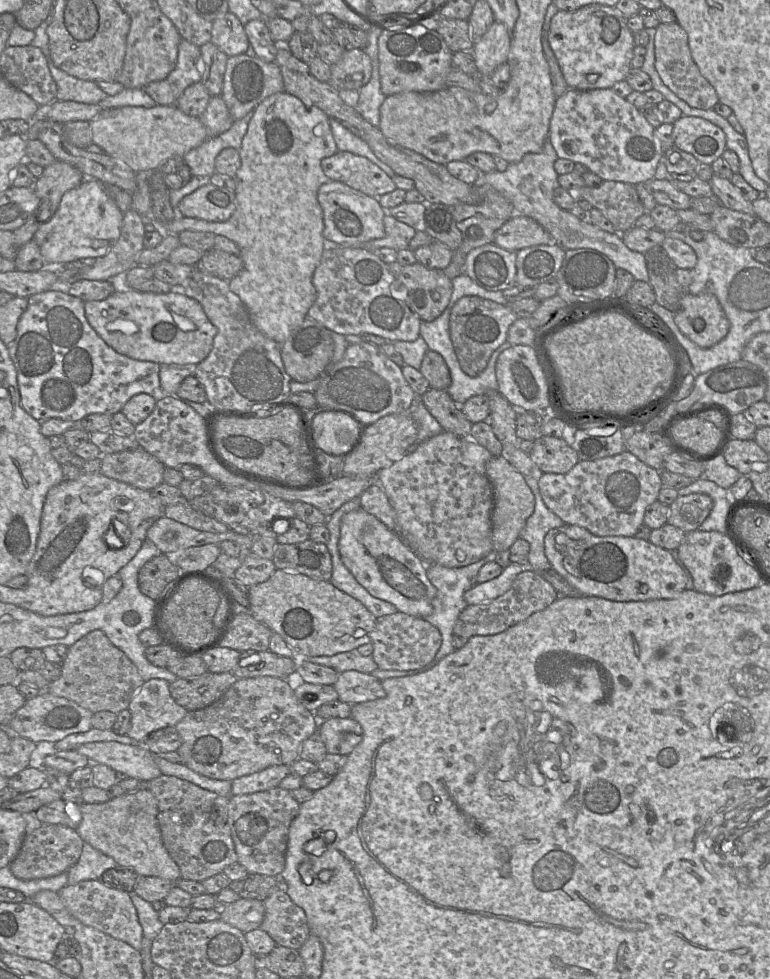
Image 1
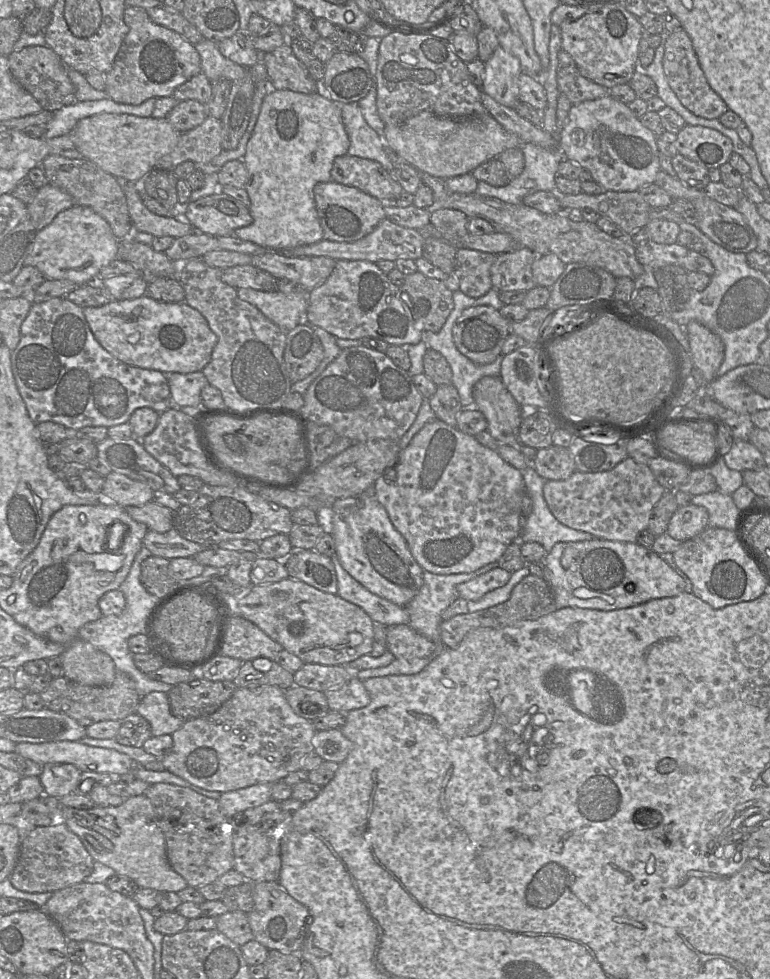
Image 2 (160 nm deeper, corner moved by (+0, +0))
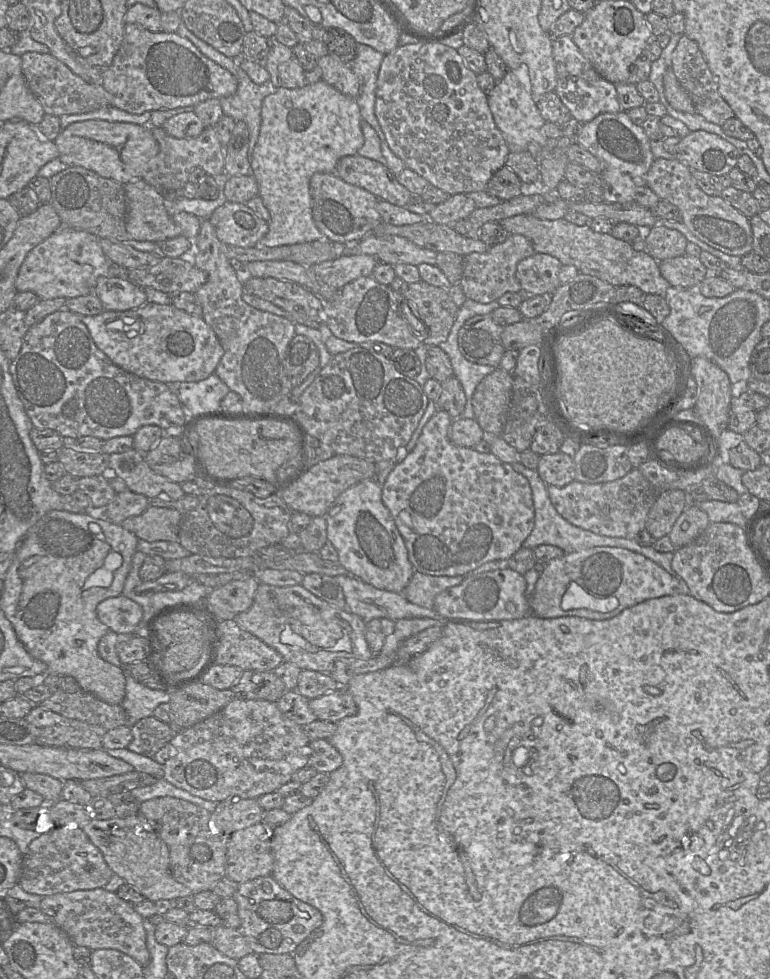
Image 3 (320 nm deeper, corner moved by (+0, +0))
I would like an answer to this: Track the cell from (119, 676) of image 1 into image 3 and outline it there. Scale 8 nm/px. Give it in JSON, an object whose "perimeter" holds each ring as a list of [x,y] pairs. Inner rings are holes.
{"perimeter":[[[63,690],[54,692],[38,705],[66,718],[101,726],[106,730],[127,726],[128,715],[121,704],[108,704],[83,690],[75,693]]]}

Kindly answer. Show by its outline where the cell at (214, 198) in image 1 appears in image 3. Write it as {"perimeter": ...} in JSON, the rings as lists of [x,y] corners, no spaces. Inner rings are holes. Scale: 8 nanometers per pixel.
{"perimeter":[[[226,201],[216,208],[208,220],[215,228],[216,236],[223,244],[243,248],[256,247],[257,243],[267,234],[268,223],[261,219],[245,204]]]}

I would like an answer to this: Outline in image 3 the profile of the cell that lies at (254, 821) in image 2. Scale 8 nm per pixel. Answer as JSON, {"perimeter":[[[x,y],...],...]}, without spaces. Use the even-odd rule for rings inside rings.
{"perimeter":[[[259,822],[229,836],[226,877],[241,884],[273,873],[274,828]]]}

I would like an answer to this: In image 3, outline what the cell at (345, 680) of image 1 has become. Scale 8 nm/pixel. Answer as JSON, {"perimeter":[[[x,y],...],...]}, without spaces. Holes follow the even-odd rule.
{"perimeter":[[[345,686],[310,700],[309,705],[317,719],[334,723],[357,712],[357,704]]]}

